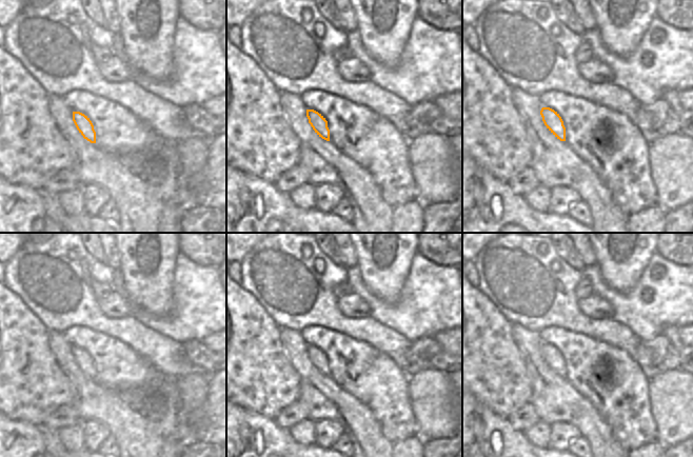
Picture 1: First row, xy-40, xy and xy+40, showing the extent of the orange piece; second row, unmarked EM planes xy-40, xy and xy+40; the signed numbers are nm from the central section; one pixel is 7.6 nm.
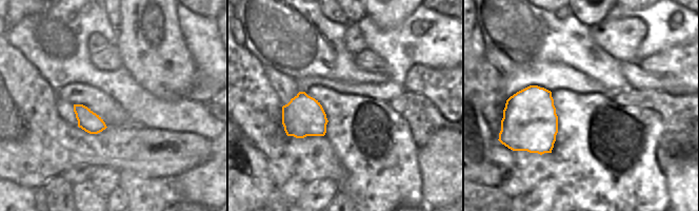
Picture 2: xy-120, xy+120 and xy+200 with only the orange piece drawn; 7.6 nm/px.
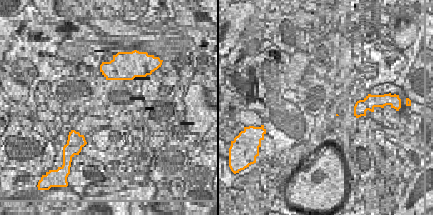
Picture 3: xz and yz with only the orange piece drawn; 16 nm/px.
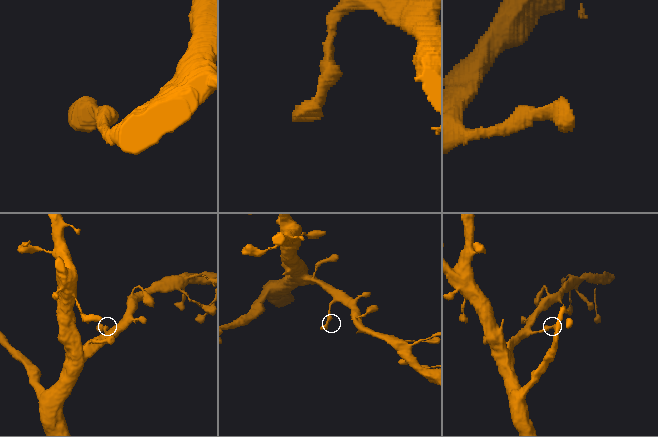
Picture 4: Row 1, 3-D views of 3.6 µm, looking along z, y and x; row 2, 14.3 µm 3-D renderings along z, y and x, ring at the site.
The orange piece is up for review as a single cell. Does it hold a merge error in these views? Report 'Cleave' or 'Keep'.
Keep

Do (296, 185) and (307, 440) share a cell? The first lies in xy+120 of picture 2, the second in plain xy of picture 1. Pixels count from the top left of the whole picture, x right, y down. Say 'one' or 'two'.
one

